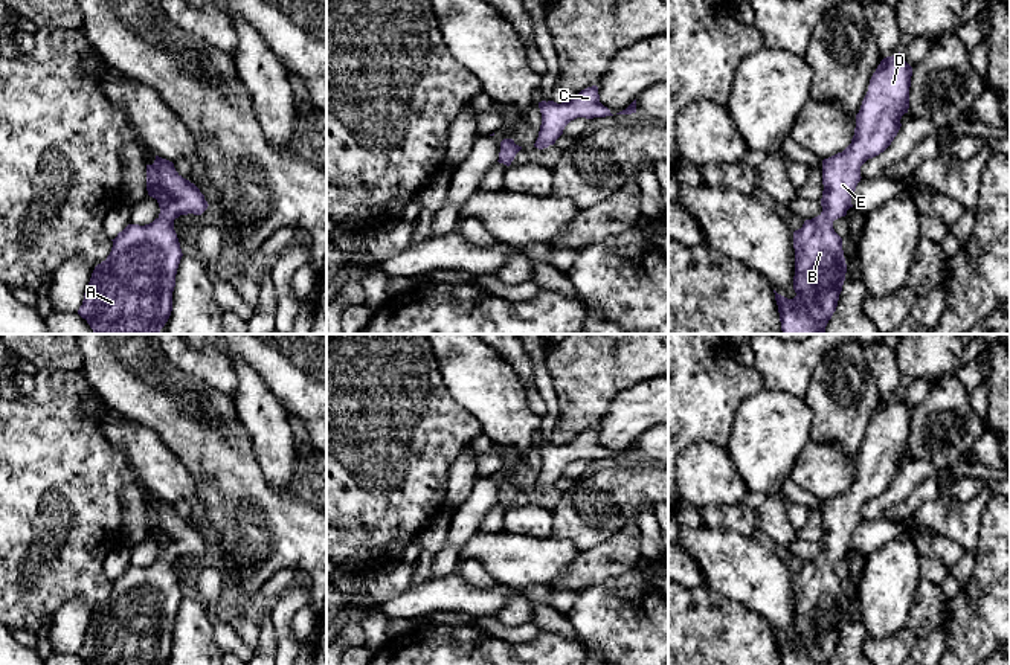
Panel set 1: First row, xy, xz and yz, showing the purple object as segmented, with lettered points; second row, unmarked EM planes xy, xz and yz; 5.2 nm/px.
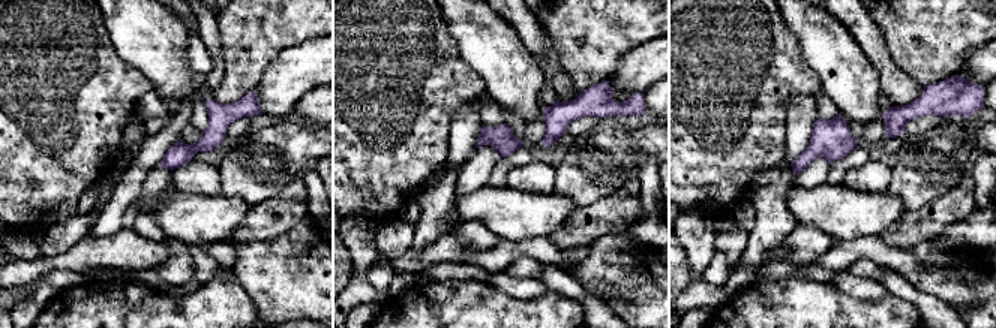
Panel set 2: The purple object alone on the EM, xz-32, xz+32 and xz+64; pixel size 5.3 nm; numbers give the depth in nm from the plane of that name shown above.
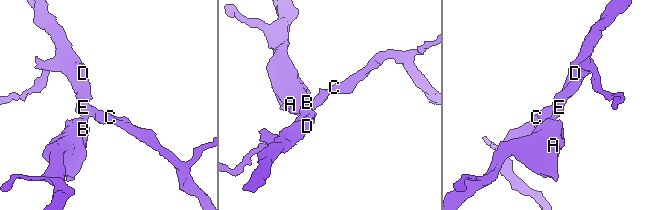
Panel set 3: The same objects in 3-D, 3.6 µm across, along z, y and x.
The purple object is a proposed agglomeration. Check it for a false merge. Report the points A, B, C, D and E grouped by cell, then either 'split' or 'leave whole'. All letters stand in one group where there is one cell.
groups A B C D E; leave whole

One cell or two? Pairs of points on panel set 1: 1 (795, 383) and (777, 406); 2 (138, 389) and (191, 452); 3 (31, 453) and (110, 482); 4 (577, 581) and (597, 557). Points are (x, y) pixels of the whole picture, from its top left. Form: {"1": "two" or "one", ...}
{"1": "two", "2": "one", "3": "one", "4": "one"}

